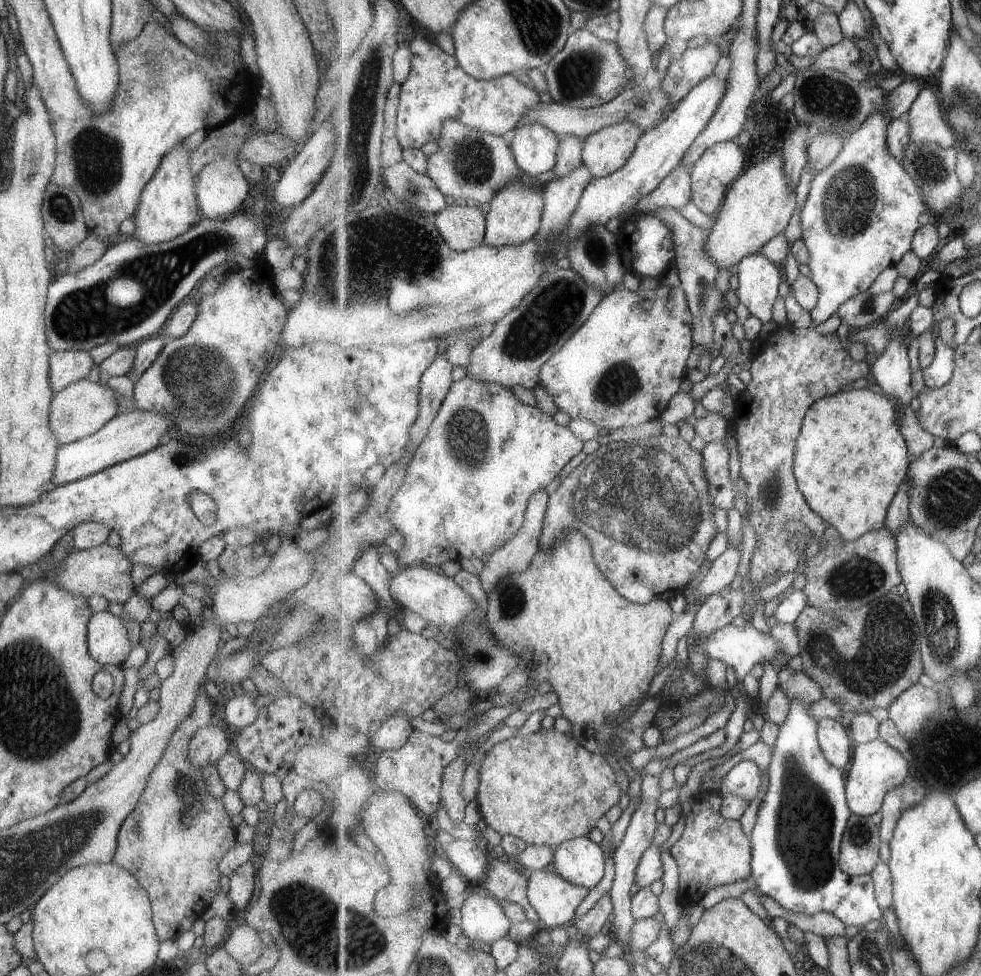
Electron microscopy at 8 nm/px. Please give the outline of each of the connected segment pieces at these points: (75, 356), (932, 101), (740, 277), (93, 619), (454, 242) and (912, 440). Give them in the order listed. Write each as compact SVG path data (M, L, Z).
M87 351L51 352L47 358L47 376L51 390L56 393L65 386L86 378L93 366Z
M926 83L911 110L904 116L911 125L910 140L913 143L933 143L946 149L953 148L957 144L955 132L943 114L938 90L933 92L931 84Z
M755 253L746 256L738 268L735 293L739 302L761 322L771 322L776 316L773 304L784 281L781 267L763 253Z
M107 610L93 612L87 622L85 637L88 654L102 666L123 666L125 658L132 649L131 642L127 639L127 632L121 617L115 617Z
M449 205L436 216L434 223L456 251L465 252L484 244L488 226L479 205Z
M899 405L898 412L900 413L900 421L898 424L908 441L911 460L915 460L921 453L933 447L935 436L922 427L917 412L914 414L910 407L905 410L904 414L904 406Z

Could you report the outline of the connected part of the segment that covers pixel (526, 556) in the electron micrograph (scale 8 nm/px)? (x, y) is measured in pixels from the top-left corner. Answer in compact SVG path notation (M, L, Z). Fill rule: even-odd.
M544 490L537 491L532 496L528 504L528 510L525 513L524 526L511 540L508 540L495 554L490 555L485 563L485 567L480 574L483 588L492 593L501 580L515 573L525 572L531 566L535 555L540 551L540 540L543 534L544 520L546 517L550 494Z

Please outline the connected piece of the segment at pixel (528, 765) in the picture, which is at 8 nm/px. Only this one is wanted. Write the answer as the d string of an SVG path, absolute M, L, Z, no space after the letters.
M572 733L517 735L493 746L480 763L477 802L481 818L501 835L512 834L527 845L547 845L557 849L565 841L591 836L597 822L618 804L622 788L606 755L592 753L579 744Z

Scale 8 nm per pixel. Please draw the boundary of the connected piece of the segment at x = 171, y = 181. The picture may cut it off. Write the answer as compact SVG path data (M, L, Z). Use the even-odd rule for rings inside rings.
M175 144L161 158L151 180L143 186L133 217L135 224L133 236L141 244L149 246L149 244L169 242L202 220L193 186L194 176L189 170L189 152L183 144Z

